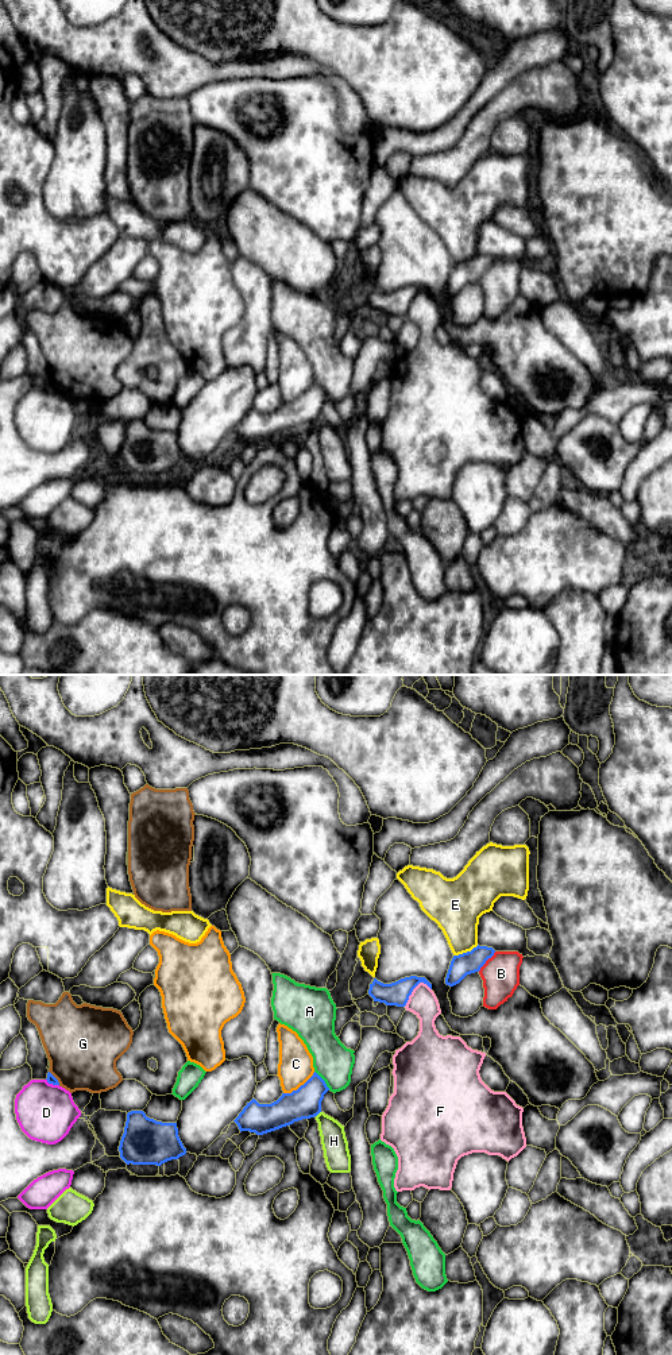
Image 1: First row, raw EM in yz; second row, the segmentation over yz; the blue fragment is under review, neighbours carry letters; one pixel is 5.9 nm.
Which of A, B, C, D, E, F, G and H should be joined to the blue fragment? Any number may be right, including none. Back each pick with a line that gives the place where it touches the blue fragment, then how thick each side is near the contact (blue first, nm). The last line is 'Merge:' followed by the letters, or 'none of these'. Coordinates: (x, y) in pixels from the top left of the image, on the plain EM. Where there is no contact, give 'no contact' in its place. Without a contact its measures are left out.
Merge: none of these

